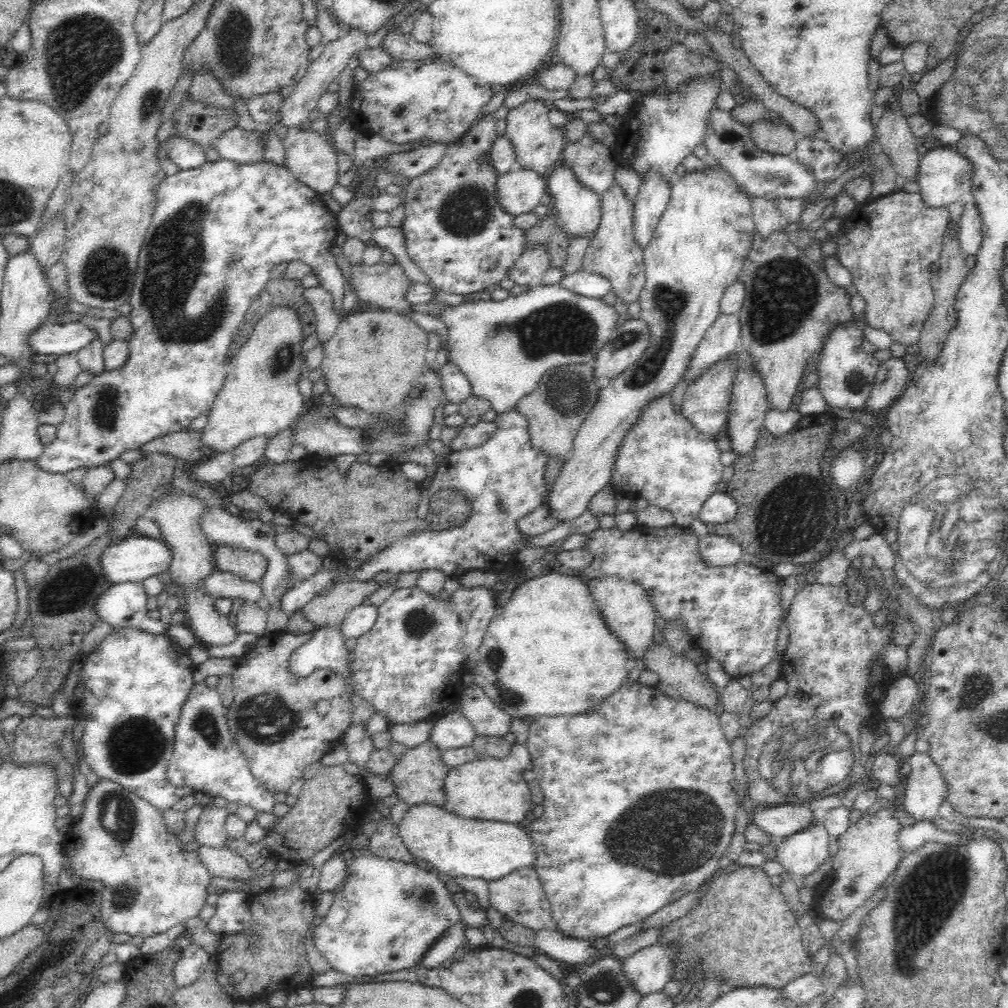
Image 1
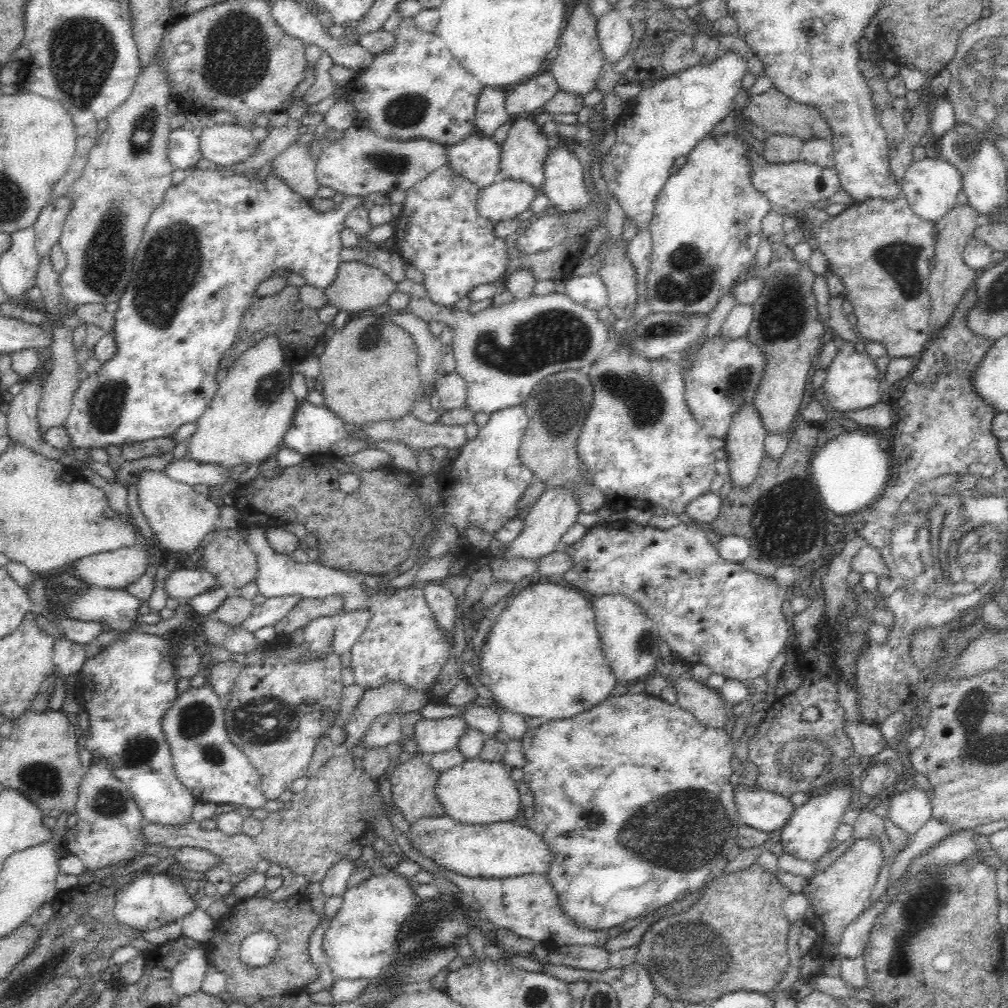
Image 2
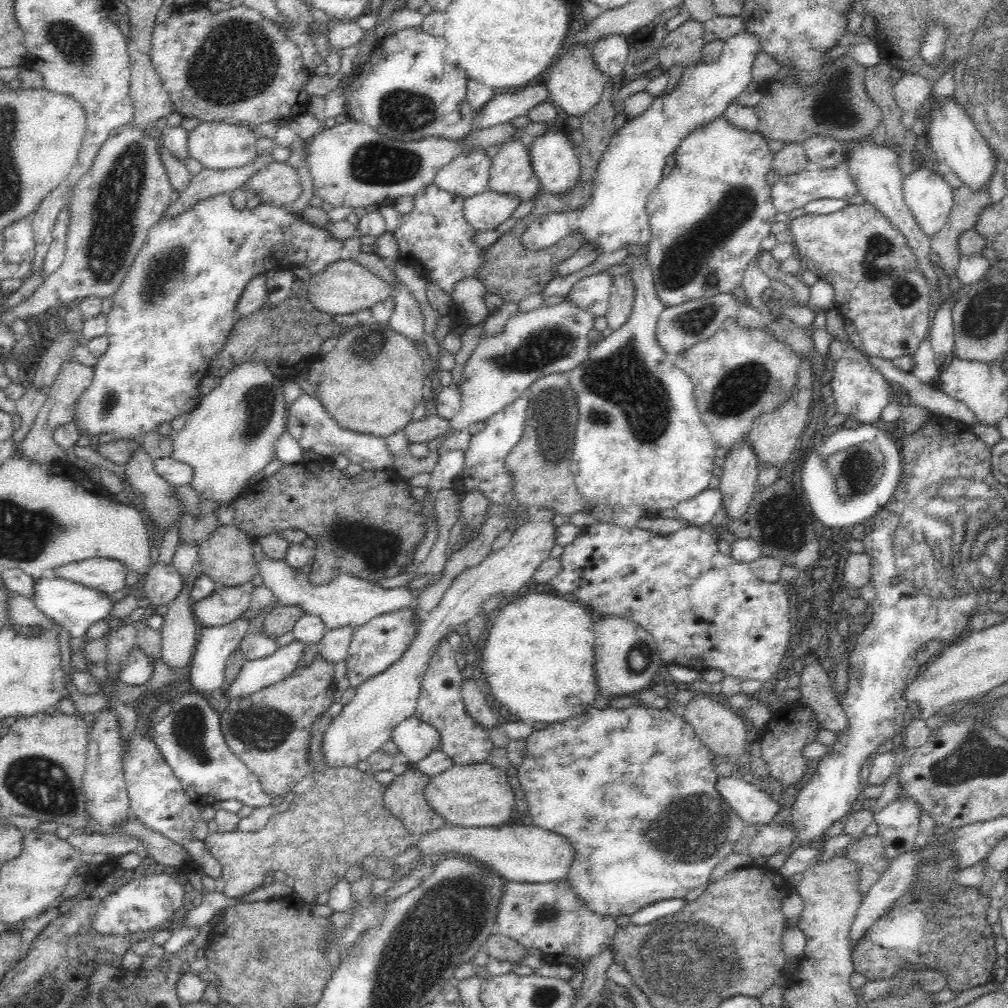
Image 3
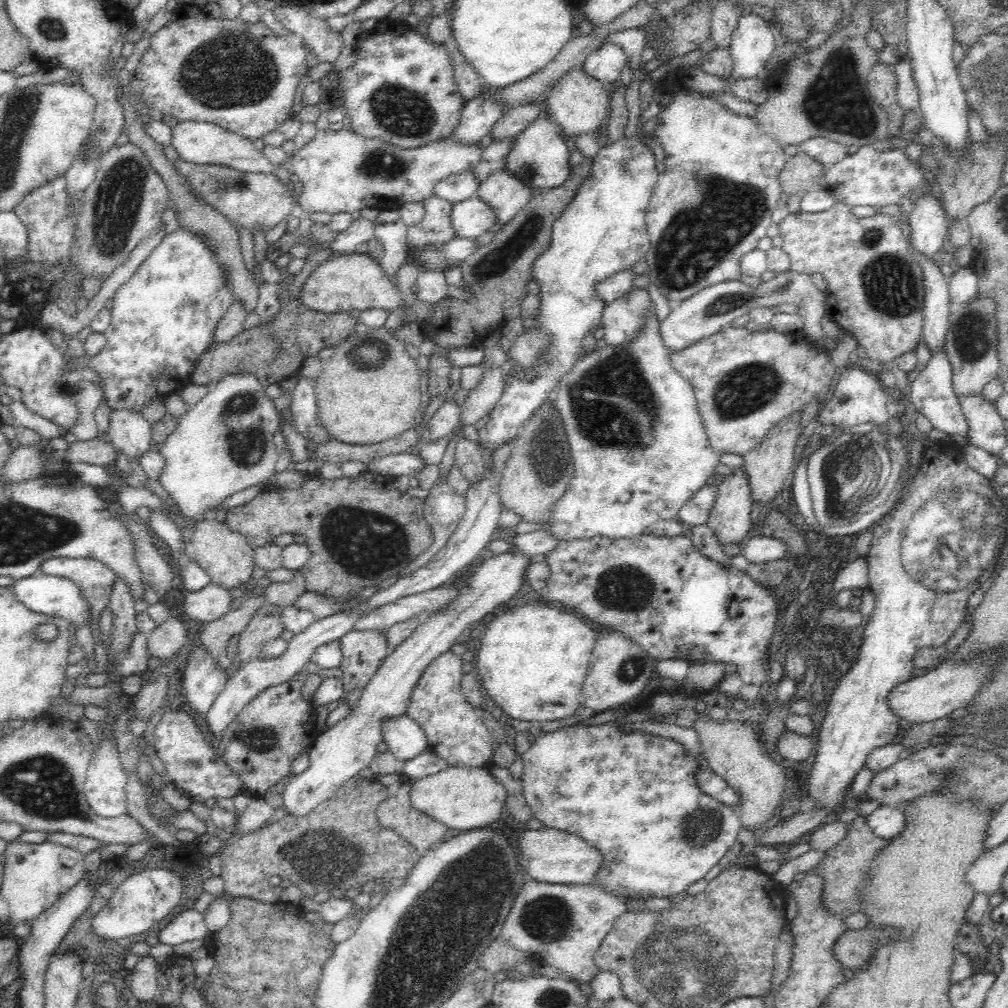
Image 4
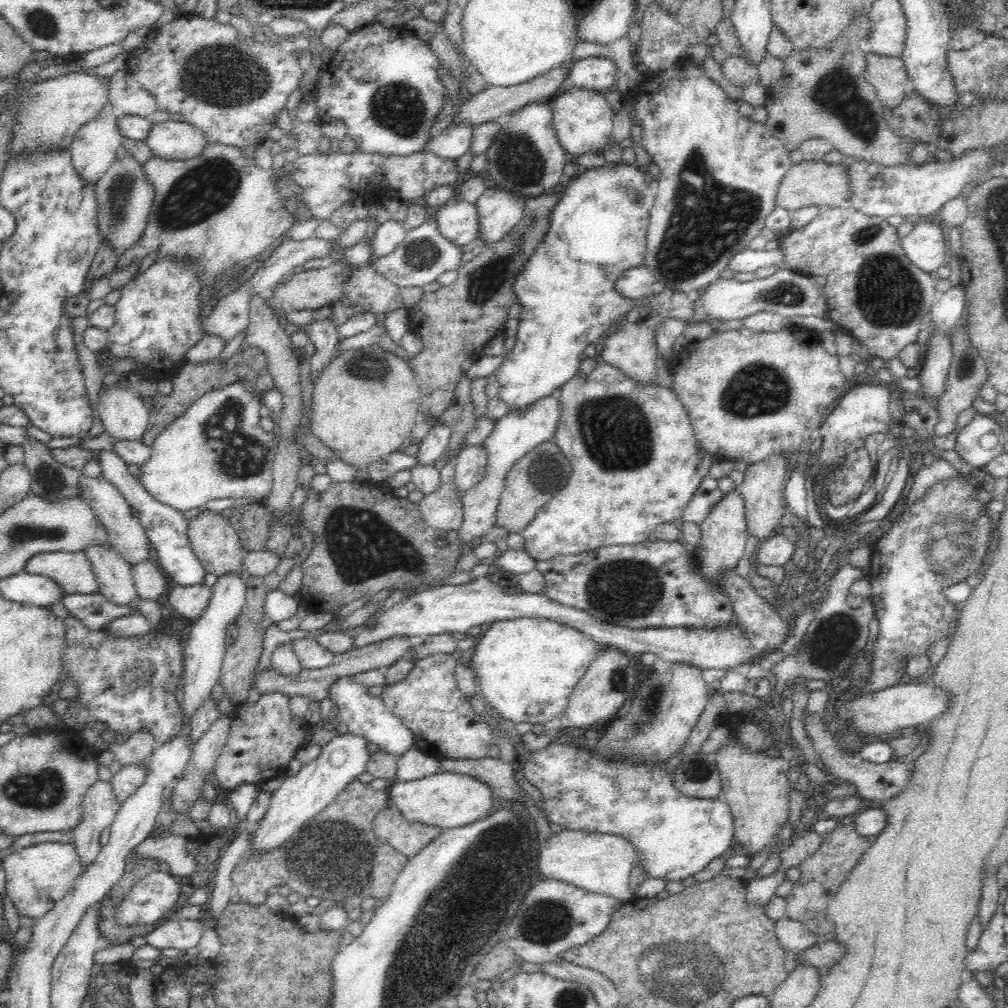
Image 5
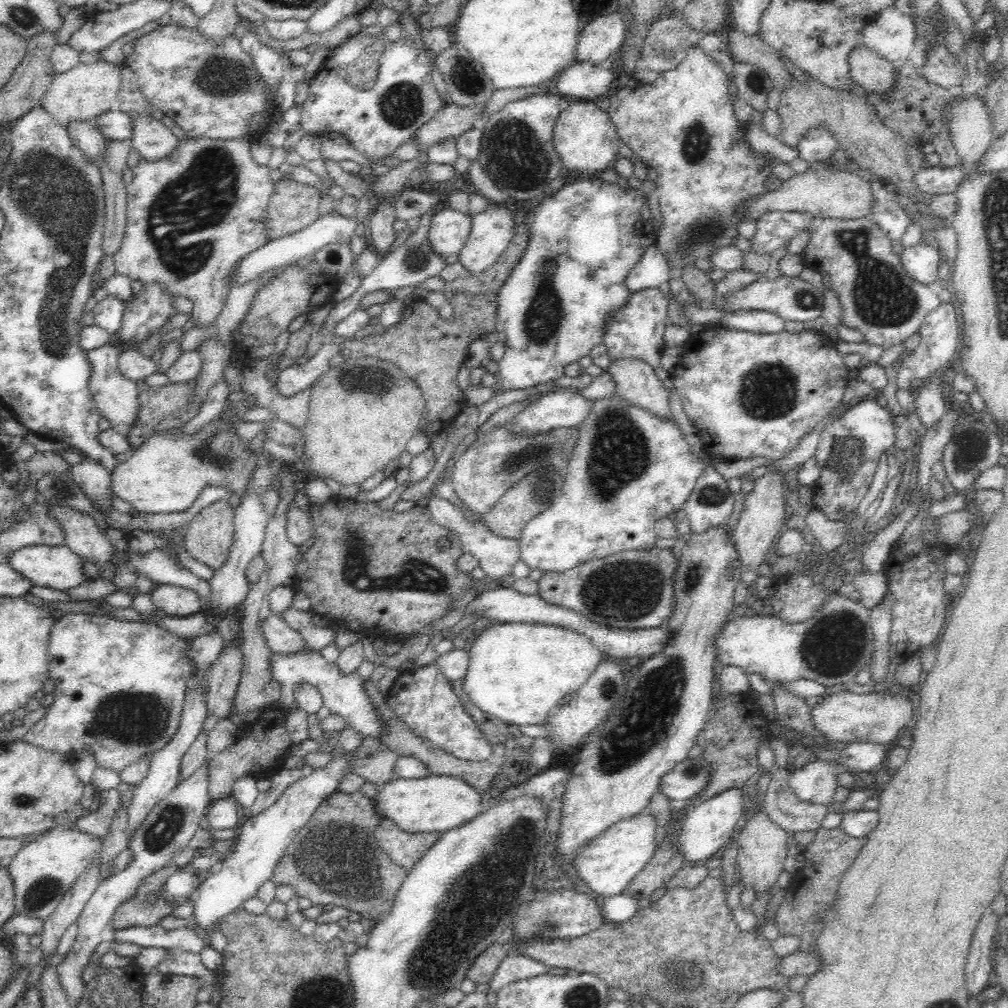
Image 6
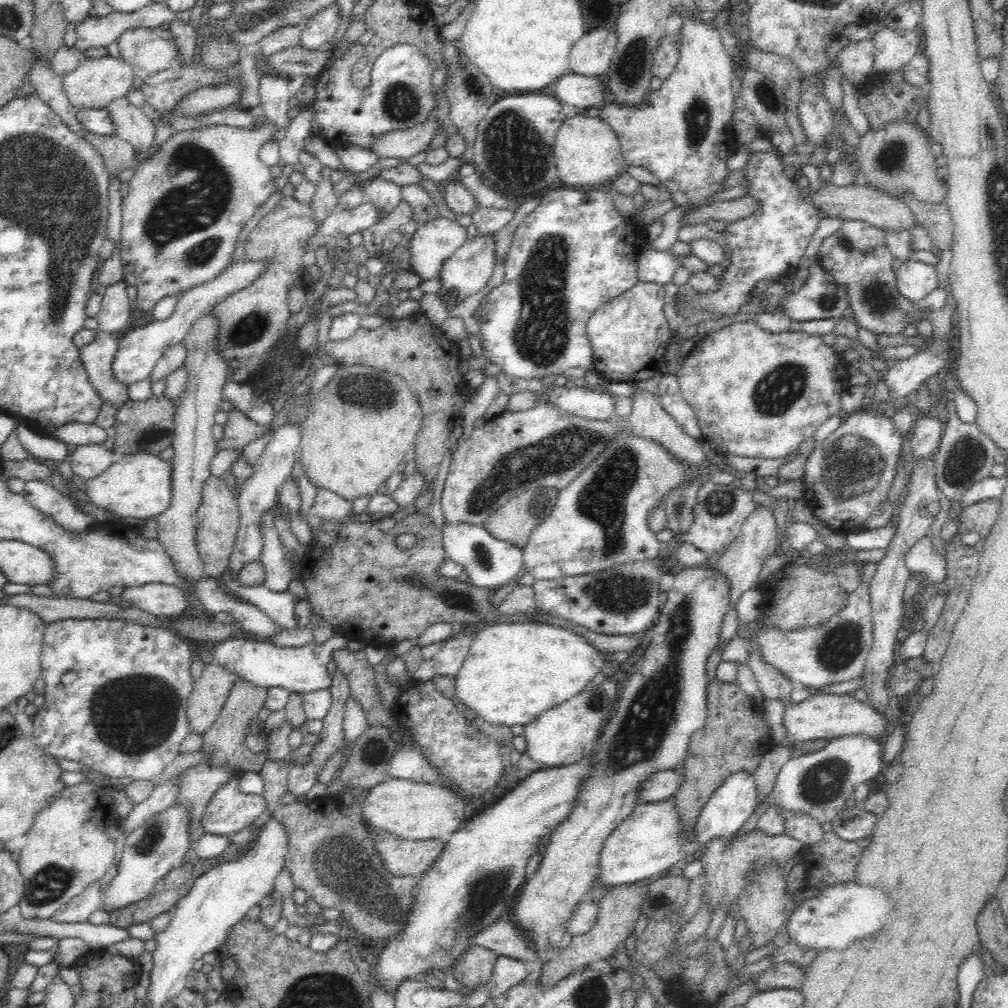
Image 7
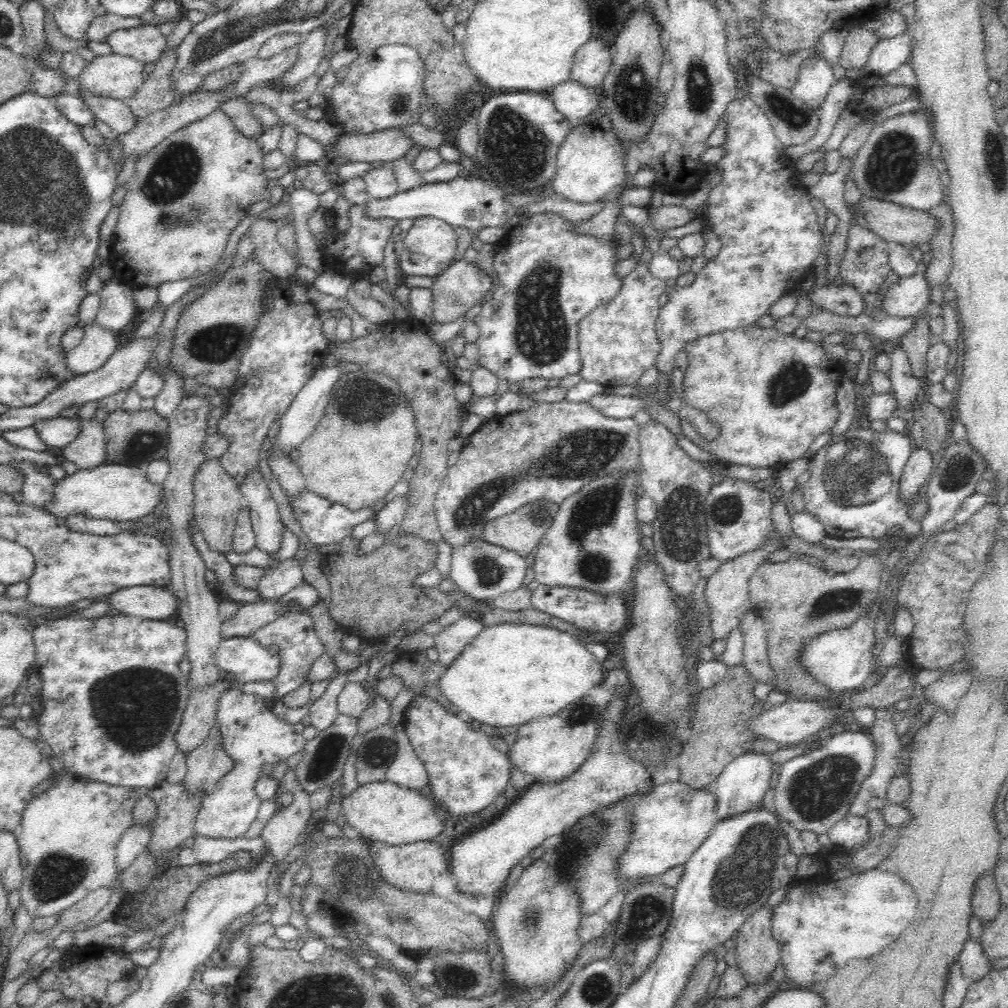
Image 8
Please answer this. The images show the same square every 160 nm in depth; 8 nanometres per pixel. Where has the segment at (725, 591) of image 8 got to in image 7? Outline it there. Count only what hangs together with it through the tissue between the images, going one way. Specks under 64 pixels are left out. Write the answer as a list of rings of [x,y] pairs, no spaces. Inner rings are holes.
[[[757,506],[756,510],[744,521],[740,529],[740,536],[736,542],[728,546],[728,550],[716,562],[714,569],[722,573],[728,581],[730,587],[730,600],[728,600],[728,610],[736,608],[739,598],[750,588],[756,586],[762,578],[764,561],[779,549],[780,535],[776,520],[770,508]]]

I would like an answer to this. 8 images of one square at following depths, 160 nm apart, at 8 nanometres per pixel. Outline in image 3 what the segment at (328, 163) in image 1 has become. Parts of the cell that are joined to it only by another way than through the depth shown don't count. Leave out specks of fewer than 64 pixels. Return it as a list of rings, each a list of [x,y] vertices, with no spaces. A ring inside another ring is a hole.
[[[271,162],[240,186],[247,197],[260,197],[260,206],[291,206],[302,193],[298,172],[284,162]]]

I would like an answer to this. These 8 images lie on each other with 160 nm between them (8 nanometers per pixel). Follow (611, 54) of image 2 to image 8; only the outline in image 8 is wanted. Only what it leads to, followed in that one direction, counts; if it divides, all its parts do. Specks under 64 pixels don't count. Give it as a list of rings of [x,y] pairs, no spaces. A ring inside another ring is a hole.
[[[570,79],[561,82],[558,86],[553,86],[548,94],[556,110],[570,121],[576,121],[579,118],[584,120],[588,115],[600,112],[596,89],[584,87]]]

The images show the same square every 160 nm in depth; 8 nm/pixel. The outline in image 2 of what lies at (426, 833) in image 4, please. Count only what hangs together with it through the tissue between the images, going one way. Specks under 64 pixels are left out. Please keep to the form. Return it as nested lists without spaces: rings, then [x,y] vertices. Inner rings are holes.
[[[422,753],[393,769],[391,773],[391,800],[410,824],[420,818],[445,815],[442,803],[438,801],[434,786],[441,772],[430,765]]]

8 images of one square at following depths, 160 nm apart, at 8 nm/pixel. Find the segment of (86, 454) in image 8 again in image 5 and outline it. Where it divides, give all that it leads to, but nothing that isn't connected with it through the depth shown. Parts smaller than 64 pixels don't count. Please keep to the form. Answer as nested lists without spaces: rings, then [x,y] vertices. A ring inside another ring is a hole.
[[[82,472],[79,477],[79,487],[81,496],[90,505],[92,512],[105,528],[110,546],[116,549],[124,560],[136,564],[136,562],[146,560],[149,555],[153,557],[152,547],[146,537],[144,527],[140,524],[138,517],[132,516],[131,506],[113,483],[110,483],[102,476],[91,478]]]

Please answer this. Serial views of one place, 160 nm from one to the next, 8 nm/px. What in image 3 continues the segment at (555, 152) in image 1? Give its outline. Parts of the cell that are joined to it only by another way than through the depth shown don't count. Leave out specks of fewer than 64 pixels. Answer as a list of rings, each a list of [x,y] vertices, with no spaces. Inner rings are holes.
[[[506,141],[492,158],[488,190],[515,196],[519,202],[532,201],[541,193],[541,184],[532,171],[528,146],[520,141]]]

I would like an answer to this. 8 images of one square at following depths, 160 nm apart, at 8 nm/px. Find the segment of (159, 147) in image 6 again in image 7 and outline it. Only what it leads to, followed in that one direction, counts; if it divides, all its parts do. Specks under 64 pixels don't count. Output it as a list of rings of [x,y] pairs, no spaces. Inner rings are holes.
[[[127,96],[112,100],[105,109],[114,123],[114,135],[137,150],[149,149],[156,134],[156,125],[148,115],[135,107]]]

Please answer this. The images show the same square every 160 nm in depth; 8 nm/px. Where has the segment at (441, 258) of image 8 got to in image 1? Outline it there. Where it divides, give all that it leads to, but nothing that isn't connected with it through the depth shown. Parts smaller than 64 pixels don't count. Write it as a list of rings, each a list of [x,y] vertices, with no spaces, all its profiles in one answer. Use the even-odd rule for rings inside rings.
[[[515,168],[499,175],[496,182],[499,206],[514,216],[529,213],[539,206],[545,192],[546,177],[528,169]]]

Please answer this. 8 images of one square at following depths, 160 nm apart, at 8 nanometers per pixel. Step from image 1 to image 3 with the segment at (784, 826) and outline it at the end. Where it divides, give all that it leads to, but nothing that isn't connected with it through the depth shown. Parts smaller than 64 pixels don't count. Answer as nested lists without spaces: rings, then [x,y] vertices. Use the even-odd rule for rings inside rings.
[[[740,776],[718,777],[714,787],[746,825],[770,824],[785,802],[770,797]]]

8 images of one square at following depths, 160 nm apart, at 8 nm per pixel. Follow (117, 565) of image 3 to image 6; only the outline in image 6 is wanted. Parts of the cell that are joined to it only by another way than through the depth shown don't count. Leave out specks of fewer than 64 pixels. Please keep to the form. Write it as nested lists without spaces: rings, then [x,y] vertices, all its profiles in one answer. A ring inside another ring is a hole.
[[[31,545],[24,546],[10,554],[6,554],[6,565],[12,567],[14,571],[28,578],[30,584],[34,586],[50,587],[54,590],[68,590],[68,588],[76,588],[84,582],[82,577],[82,557],[71,552],[66,545],[47,546],[47,545]]]

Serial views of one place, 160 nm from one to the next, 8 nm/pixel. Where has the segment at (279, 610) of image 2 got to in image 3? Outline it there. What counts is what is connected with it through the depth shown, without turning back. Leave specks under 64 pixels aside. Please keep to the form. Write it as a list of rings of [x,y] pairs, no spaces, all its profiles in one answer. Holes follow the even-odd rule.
[[[238,617],[236,620],[222,626],[202,627],[200,640],[197,641],[190,665],[190,678],[187,687],[191,692],[202,693],[208,697],[224,685],[225,666],[230,654],[238,648],[246,633],[252,630],[250,622]]]

